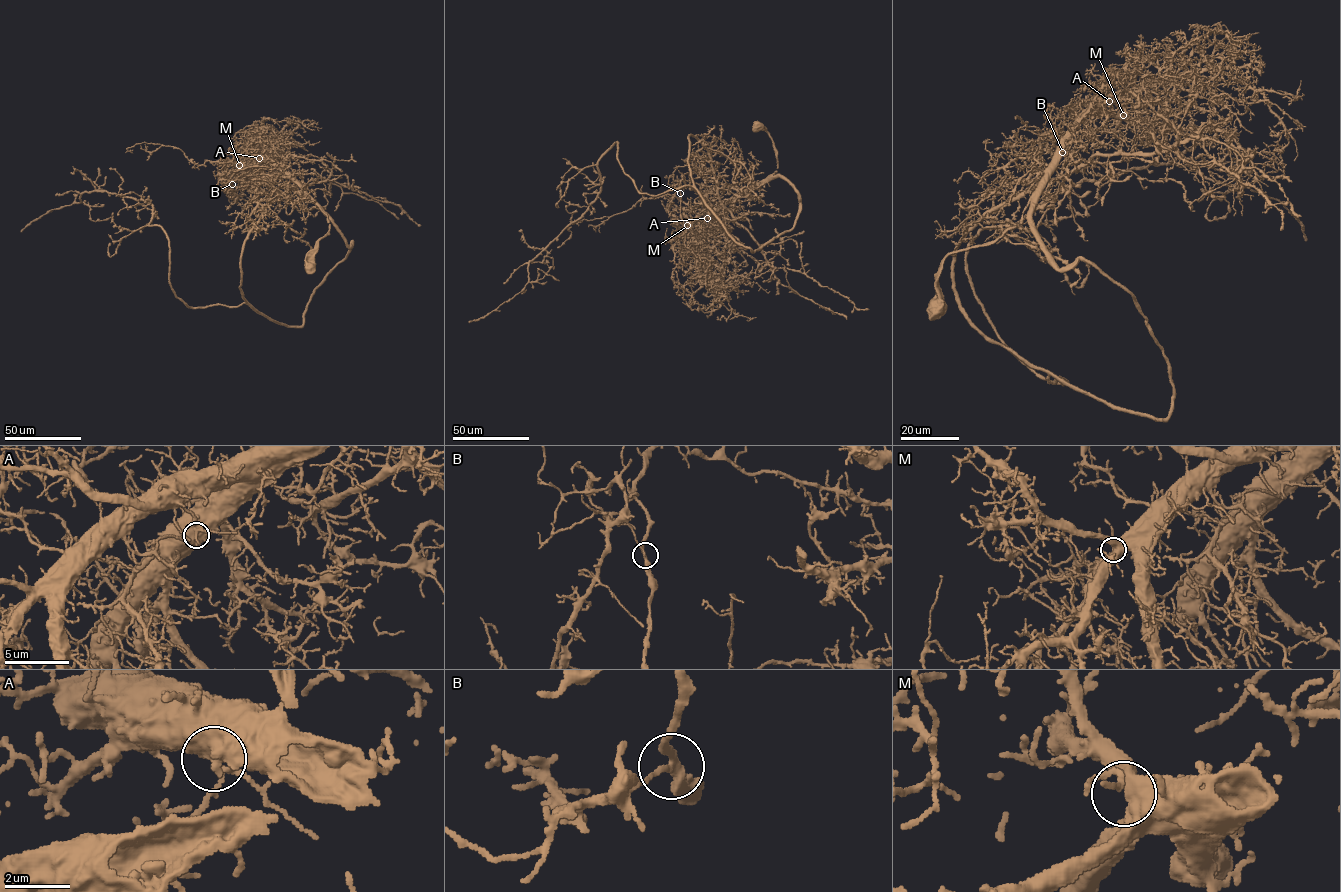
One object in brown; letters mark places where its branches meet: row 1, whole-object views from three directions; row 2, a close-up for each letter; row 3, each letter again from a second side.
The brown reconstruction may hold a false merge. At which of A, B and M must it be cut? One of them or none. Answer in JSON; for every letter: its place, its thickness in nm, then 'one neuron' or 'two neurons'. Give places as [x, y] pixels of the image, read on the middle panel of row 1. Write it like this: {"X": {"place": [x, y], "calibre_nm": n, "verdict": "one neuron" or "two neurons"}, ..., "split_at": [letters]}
{"A": {"place": [707, 218], "calibre_nm": 320, "verdict": "one neuron"}, "B": {"place": [680, 193], "calibre_nm": 240, "verdict": "two neurons"}, "M": {"place": [687, 225], "calibre_nm": 480, "verdict": "one neuron"}, "split_at": ["B"]}

